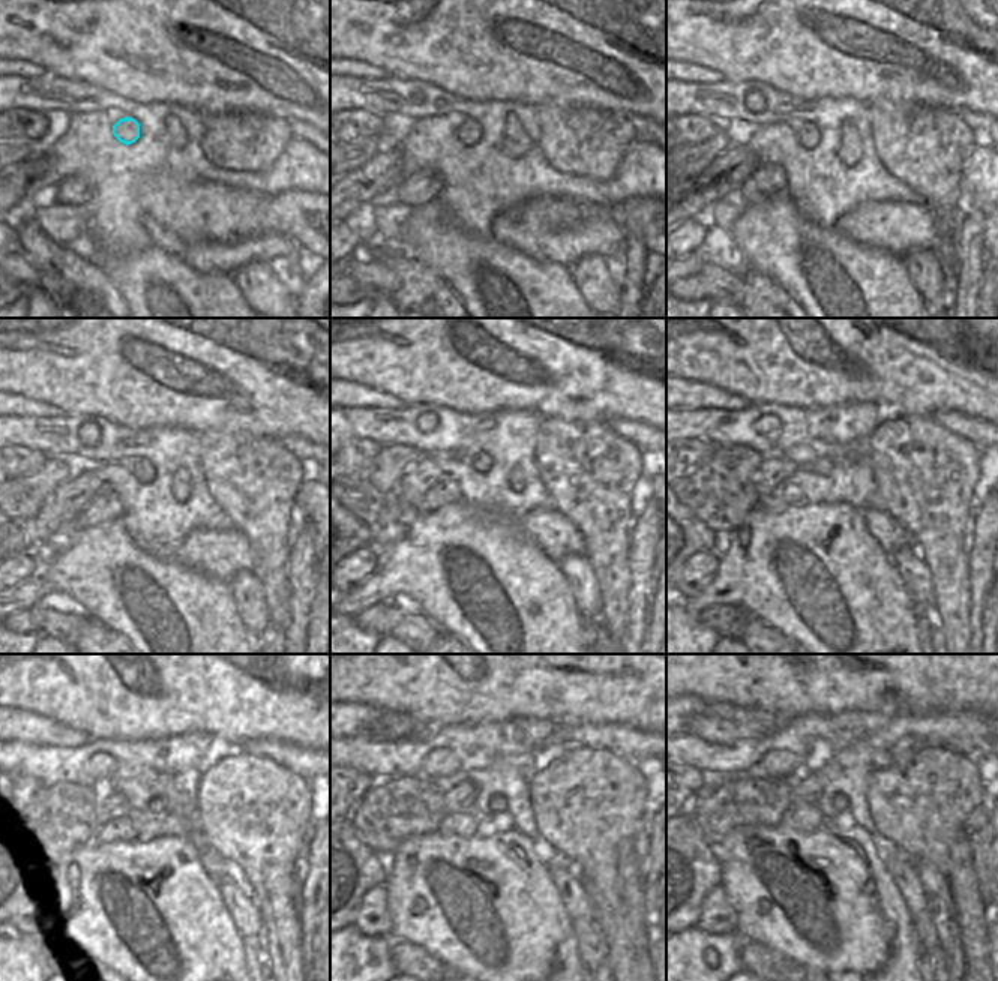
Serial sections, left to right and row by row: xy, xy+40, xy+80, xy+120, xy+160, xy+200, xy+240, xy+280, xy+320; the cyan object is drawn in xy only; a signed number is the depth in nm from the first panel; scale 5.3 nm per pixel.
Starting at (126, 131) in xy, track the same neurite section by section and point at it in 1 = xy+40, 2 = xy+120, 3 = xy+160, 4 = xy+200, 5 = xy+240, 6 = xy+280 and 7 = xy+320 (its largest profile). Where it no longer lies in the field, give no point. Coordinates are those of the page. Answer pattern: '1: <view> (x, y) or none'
1: xy+40 (468, 131)
2: xy+120 (141, 468)
3: xy+160 (480, 462)
4: xy+200 (821, 467)
5: xy+240 (156, 804)
6: xy+280 (497, 803)
7: xy+320 (839, 801)

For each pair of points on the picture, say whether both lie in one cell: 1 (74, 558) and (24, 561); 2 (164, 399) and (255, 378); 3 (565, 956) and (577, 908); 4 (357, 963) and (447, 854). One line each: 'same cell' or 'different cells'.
1: different cells
2: same cell
3: different cells
4: different cells

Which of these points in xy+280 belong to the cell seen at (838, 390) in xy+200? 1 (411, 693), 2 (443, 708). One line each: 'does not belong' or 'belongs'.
1: belongs
2: belongs

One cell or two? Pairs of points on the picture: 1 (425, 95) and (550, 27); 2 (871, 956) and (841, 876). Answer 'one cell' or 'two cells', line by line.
1: two cells
2: one cell

